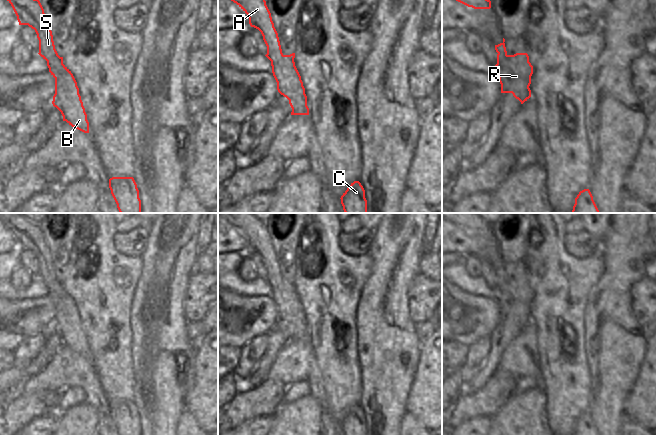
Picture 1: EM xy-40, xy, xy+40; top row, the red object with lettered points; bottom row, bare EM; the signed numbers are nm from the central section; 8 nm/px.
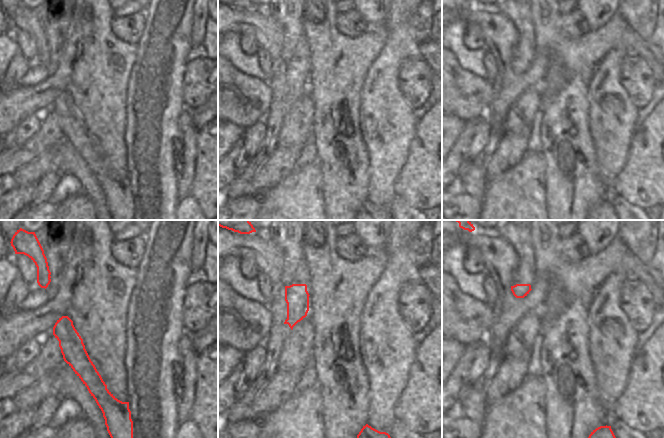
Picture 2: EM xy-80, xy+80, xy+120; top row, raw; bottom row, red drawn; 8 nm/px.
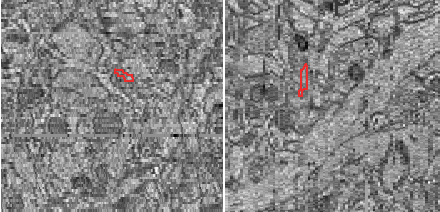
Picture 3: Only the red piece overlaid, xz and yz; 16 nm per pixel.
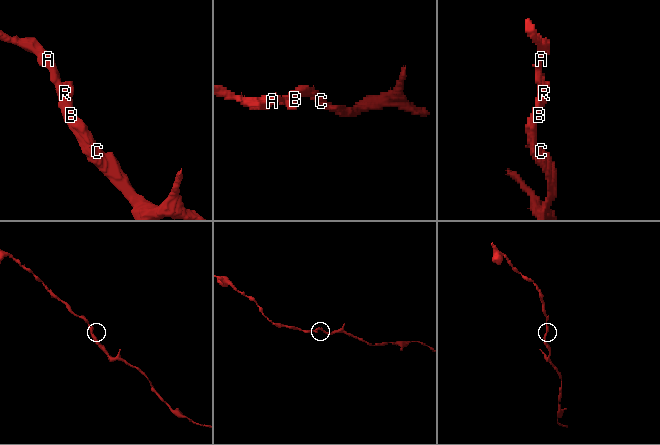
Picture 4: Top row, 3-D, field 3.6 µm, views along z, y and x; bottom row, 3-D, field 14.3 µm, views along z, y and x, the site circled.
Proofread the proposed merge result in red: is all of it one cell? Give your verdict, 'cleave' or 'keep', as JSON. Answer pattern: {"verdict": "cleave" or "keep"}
{"verdict": "keep"}

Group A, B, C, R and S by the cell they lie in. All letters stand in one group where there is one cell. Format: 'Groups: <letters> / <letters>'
Groups: A B C R S.

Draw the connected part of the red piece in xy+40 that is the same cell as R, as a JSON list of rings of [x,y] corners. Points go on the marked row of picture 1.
[[[503,42],[495,45],[497,54],[497,76],[501,84],[501,93],[512,93],[521,104],[531,97],[531,76],[533,66],[527,53],[508,55]]]

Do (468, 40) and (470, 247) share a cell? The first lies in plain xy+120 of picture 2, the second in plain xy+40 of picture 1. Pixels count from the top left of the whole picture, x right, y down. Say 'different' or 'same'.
different

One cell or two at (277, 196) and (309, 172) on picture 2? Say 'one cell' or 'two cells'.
one cell

